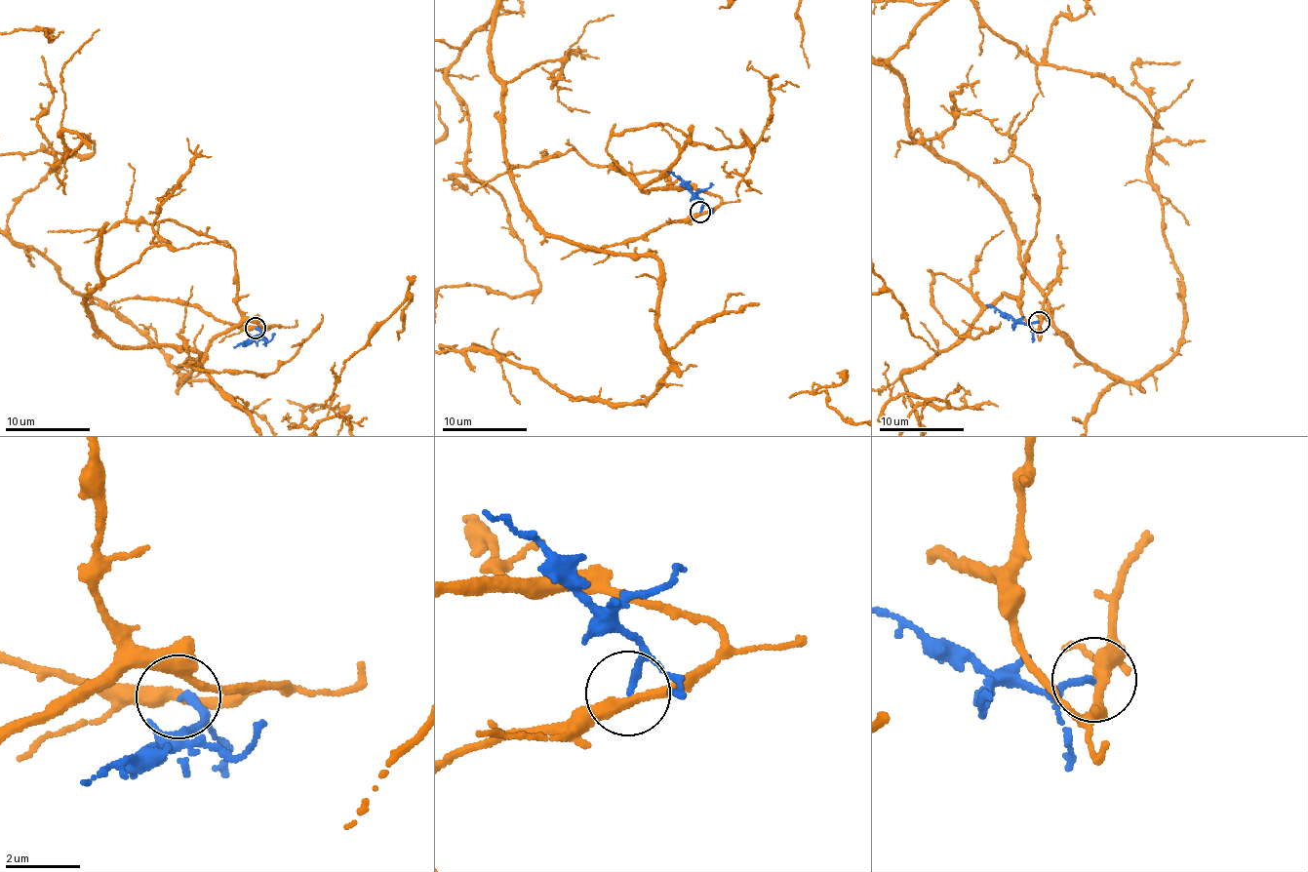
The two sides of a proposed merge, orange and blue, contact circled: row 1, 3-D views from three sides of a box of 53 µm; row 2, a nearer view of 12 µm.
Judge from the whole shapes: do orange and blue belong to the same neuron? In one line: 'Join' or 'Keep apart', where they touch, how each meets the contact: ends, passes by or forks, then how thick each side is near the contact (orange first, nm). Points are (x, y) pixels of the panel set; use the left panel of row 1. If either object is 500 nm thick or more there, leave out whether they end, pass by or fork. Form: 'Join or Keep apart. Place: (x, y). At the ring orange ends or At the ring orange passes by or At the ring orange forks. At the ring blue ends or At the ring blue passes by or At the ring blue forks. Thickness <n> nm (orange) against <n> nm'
Keep apart. Place: (256, 328). At the ring orange passes by. At the ring blue ends. Thickness 320 nm (orange) against 170 nm

